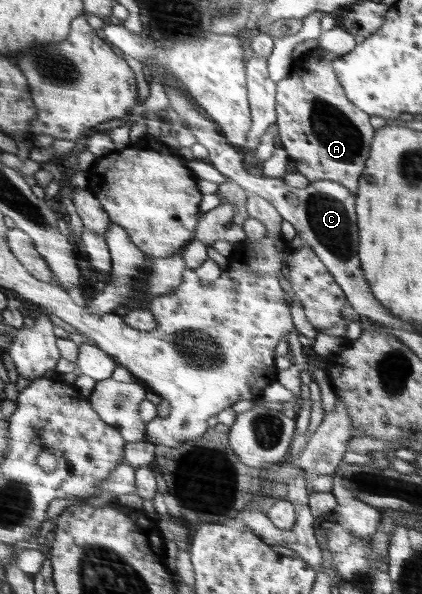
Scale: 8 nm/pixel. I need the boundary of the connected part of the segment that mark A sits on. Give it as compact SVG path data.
M321 51L302 57L300 65L292 68L287 79L277 82L277 122L281 146L296 164L297 172L302 173L310 182L330 180L341 183L346 189L356 193L360 179L364 175L366 161L372 151L376 131L368 113L358 109L350 102L340 83L332 61L324 60Z

